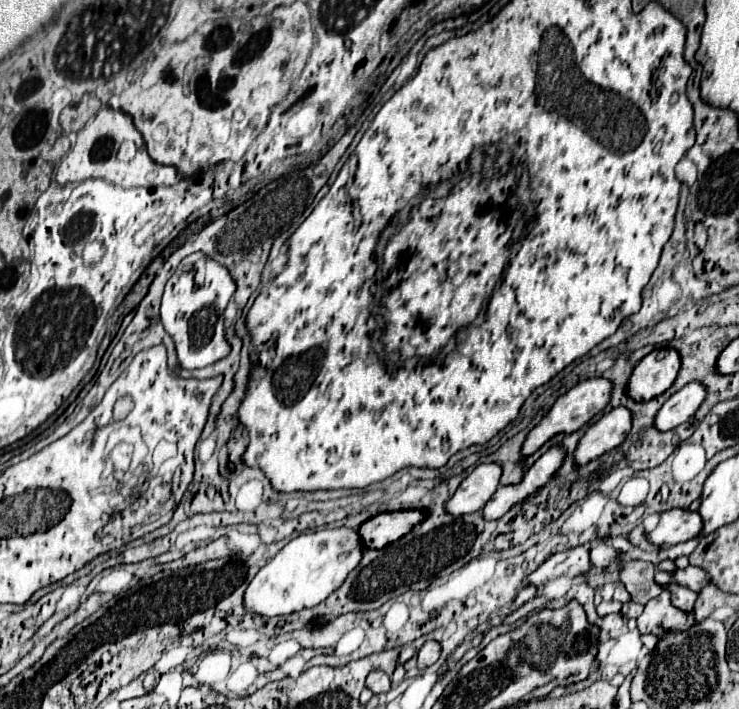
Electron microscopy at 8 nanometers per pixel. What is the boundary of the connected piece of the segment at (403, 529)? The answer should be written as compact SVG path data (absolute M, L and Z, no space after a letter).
M419 509L381 513L381 515L365 521L359 527L359 533L361 533L365 547L383 549L383 547L399 541L403 535L407 535L419 521L423 521L423 517L427 517L427 513L423 513Z

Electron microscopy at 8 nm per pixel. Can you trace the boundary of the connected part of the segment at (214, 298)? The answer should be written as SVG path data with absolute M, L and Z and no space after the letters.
M197 253L189 259L189 265L177 269L167 281L161 299L159 318L165 331L173 337L177 349L177 361L183 369L207 367L229 353L223 331L223 311L231 295L235 293L235 281L229 271L213 259Z

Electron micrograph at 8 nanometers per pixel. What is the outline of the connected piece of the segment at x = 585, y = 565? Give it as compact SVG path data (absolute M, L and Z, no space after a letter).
M589 545L573 547L569 551L551 555L543 565L539 565L523 579L523 587L535 585L537 589L541 589L557 577L577 577L585 571L589 571Z

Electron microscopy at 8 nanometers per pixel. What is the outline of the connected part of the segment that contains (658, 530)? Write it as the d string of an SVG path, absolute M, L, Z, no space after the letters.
M669 509L659 515L659 525L651 533L647 533L647 539L657 547L675 545L699 535L701 527L703 521L699 513L685 509Z

